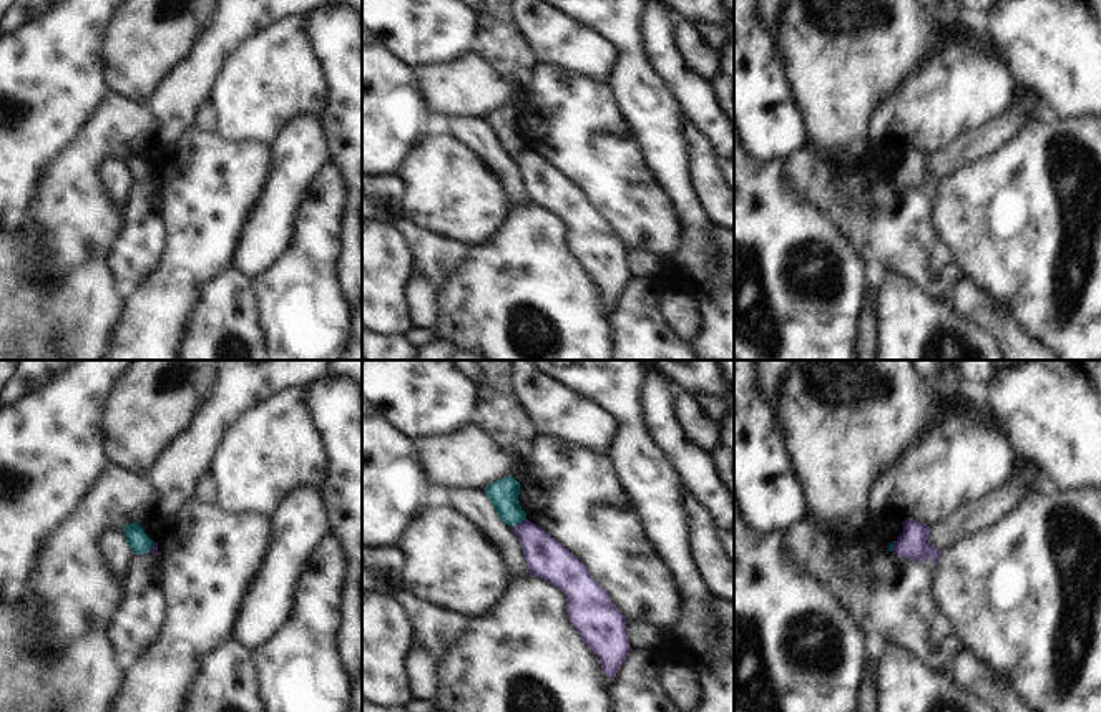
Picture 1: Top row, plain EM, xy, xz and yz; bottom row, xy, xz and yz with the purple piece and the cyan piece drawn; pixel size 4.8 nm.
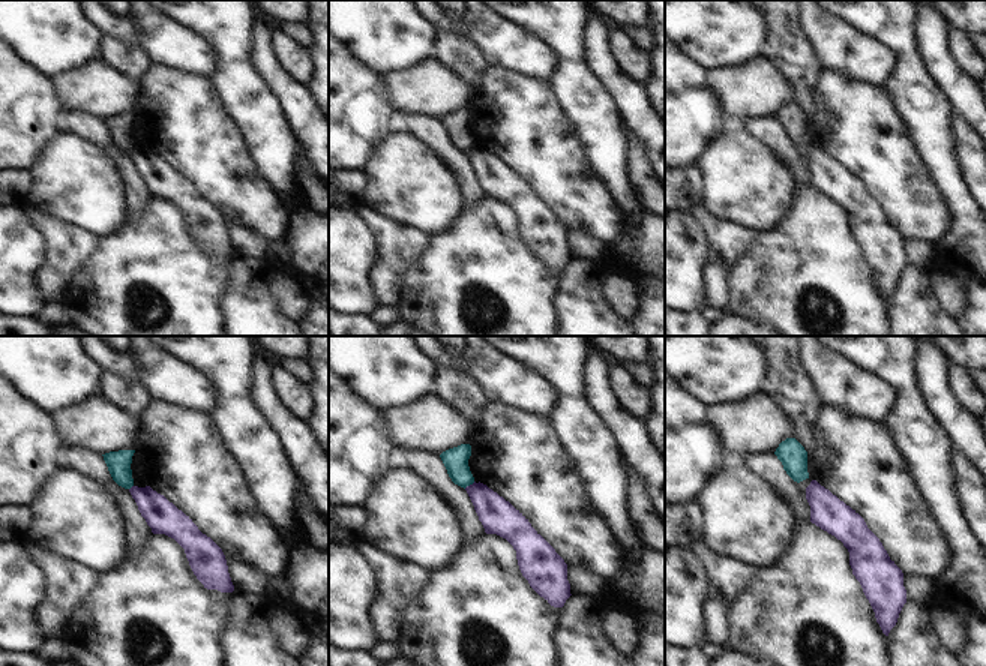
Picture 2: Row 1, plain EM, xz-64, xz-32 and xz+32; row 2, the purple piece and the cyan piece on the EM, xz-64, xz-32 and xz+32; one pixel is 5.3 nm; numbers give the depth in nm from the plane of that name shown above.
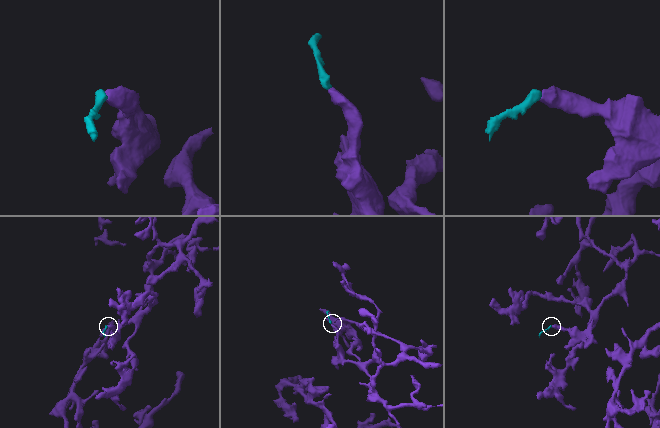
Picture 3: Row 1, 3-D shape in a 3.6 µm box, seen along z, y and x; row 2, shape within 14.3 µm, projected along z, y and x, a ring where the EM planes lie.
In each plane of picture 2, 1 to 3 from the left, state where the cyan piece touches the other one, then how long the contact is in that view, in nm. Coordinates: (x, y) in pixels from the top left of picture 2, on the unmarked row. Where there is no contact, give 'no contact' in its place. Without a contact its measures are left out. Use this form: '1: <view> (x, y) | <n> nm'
1: xz-64 (131, 152) | 40 nm
2: xz-32 (470, 149) | 70 nm
3: no contact

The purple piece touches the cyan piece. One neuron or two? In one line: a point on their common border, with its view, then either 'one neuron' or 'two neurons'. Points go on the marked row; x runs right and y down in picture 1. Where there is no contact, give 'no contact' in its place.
xz (518, 523) | two neurons

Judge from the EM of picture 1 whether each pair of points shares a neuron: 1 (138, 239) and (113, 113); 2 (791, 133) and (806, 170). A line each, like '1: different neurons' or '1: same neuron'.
1: different neurons
2: different neurons

